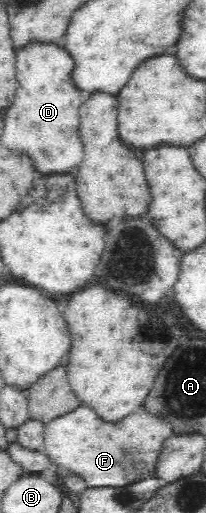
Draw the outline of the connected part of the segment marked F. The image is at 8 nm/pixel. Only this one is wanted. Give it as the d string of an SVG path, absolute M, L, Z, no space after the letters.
M81 405L77 410L44 426L44 445L47 456L59 466L61 473L78 476L86 488L123 488L154 476L157 457L171 434L173 432L168 424L149 416L144 410L141 412L141 409L129 414L119 424L107 424L97 418L95 411Z

